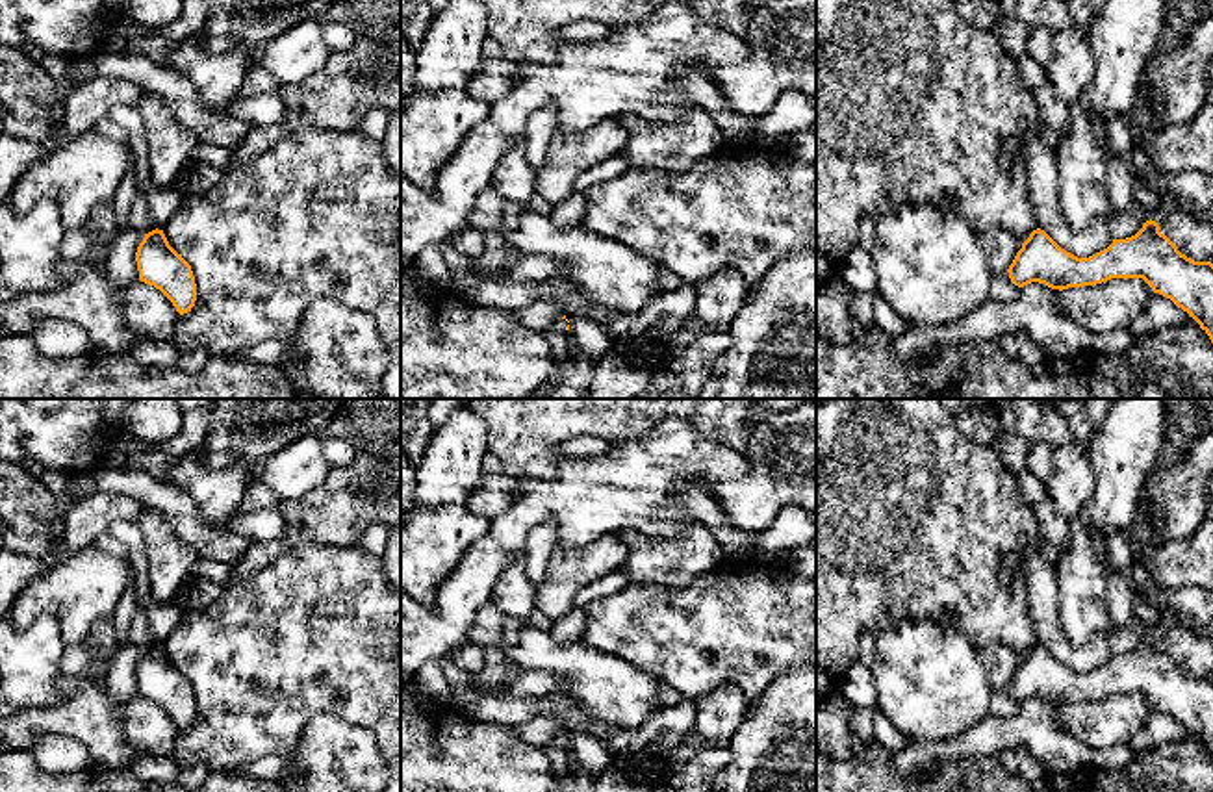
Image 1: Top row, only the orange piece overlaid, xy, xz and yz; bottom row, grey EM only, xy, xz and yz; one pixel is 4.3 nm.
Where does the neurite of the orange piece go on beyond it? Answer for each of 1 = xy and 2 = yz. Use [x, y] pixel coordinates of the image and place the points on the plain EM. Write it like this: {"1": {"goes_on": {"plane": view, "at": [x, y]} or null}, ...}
{"1": {"goes_on": null}, "2": {"goes_on": null}}

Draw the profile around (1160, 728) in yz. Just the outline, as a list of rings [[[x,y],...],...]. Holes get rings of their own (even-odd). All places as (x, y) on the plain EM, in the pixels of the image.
[[[1154,709],[1141,733],[1131,738],[1130,747],[1137,755],[1167,742],[1181,742],[1189,738],[1200,742],[1187,727],[1178,723],[1170,714]]]

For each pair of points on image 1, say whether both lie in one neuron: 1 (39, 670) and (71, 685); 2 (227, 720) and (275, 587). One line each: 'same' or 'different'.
1: different
2: same

